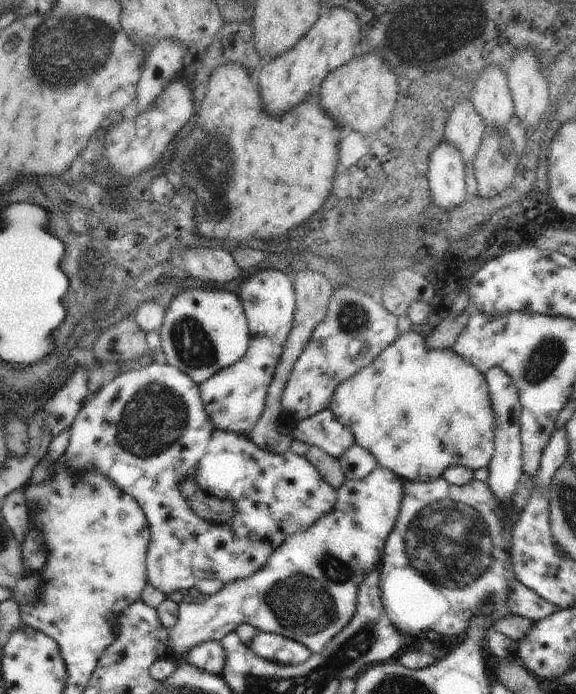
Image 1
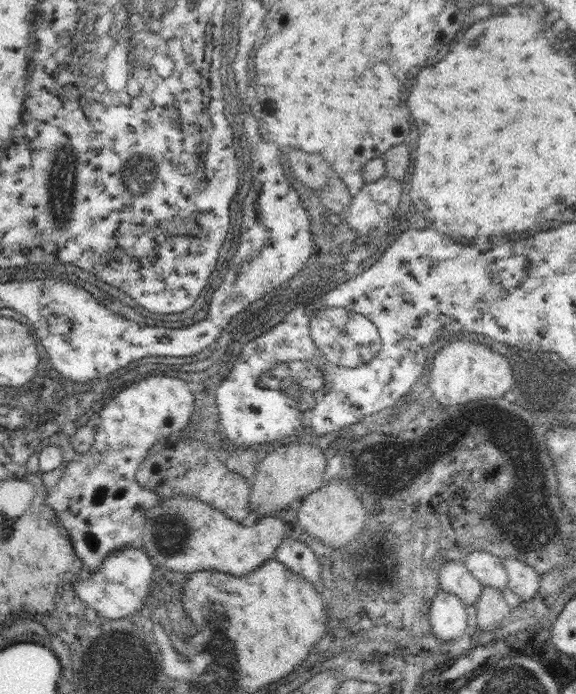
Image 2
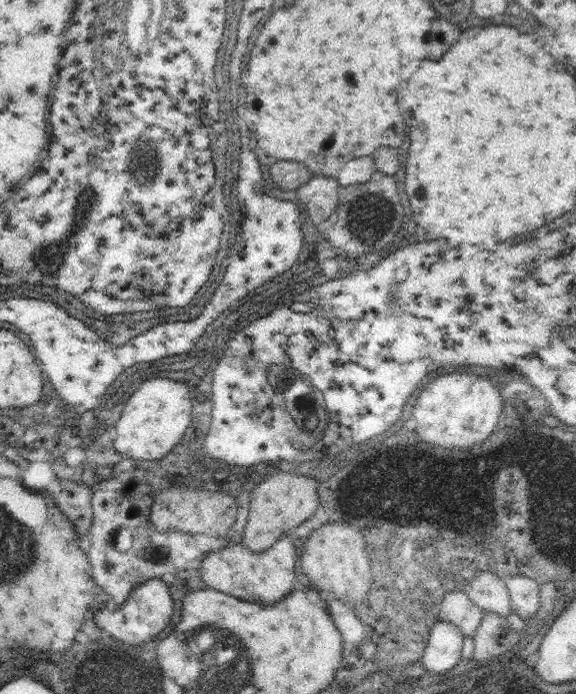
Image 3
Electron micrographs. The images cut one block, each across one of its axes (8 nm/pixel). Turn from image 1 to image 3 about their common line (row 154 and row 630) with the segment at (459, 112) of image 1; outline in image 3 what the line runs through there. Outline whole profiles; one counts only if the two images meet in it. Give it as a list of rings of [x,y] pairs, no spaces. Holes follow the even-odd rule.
[[[463,586],[463,588],[455,588],[455,592],[445,592],[439,610],[439,620],[457,626],[463,632],[463,636],[473,636],[479,622],[483,620],[483,614],[485,612],[467,598]]]

